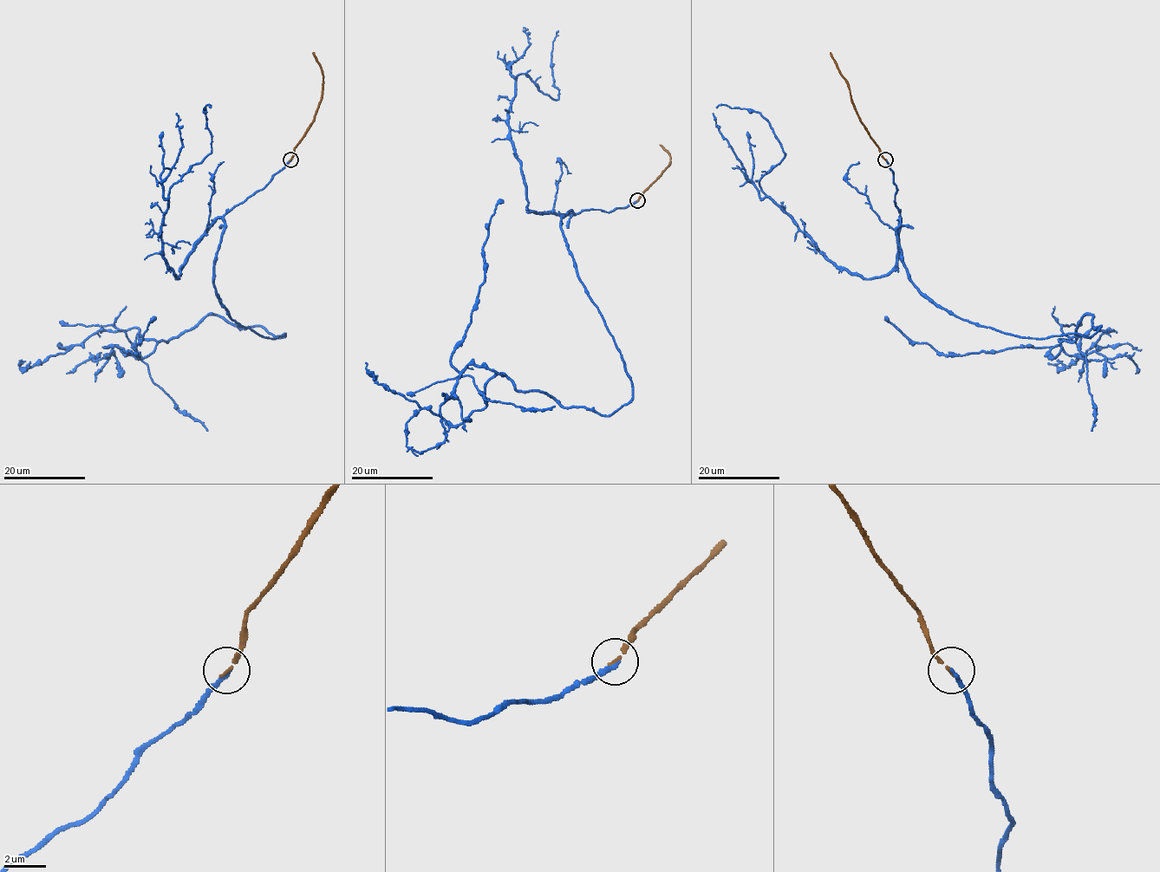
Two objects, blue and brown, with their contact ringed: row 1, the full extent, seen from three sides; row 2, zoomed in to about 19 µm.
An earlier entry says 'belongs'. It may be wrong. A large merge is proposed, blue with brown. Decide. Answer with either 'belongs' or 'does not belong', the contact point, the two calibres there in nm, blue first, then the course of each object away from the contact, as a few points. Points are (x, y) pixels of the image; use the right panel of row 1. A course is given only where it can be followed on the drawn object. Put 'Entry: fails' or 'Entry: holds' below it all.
belongs | (885, 159) | 180/170 nm | blue via (885, 159), (909, 280), (936, 304), (1019, 337), (1101, 326), (1086, 315), (1054, 358), (939, 354), (886, 317) | brown via (885, 159), (860, 120), (848, 82), (841, 74), (830, 52)
Entry: holds

